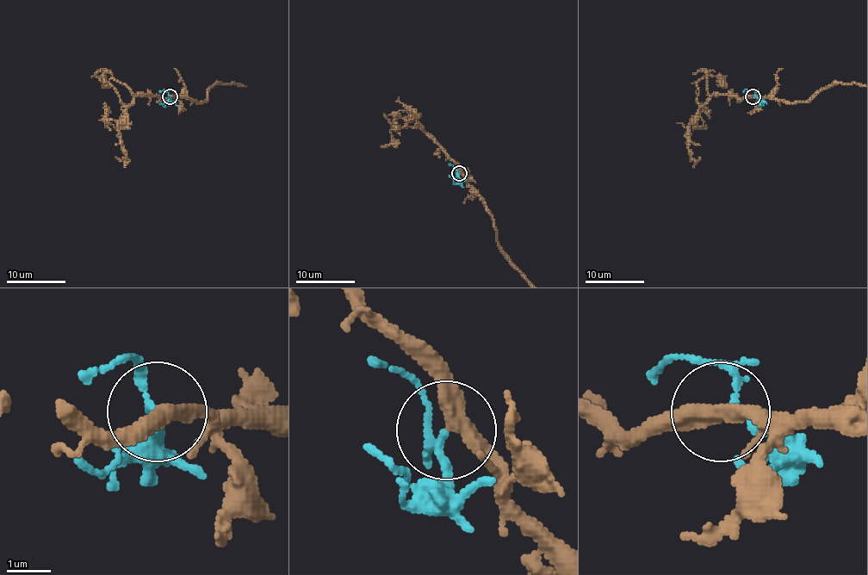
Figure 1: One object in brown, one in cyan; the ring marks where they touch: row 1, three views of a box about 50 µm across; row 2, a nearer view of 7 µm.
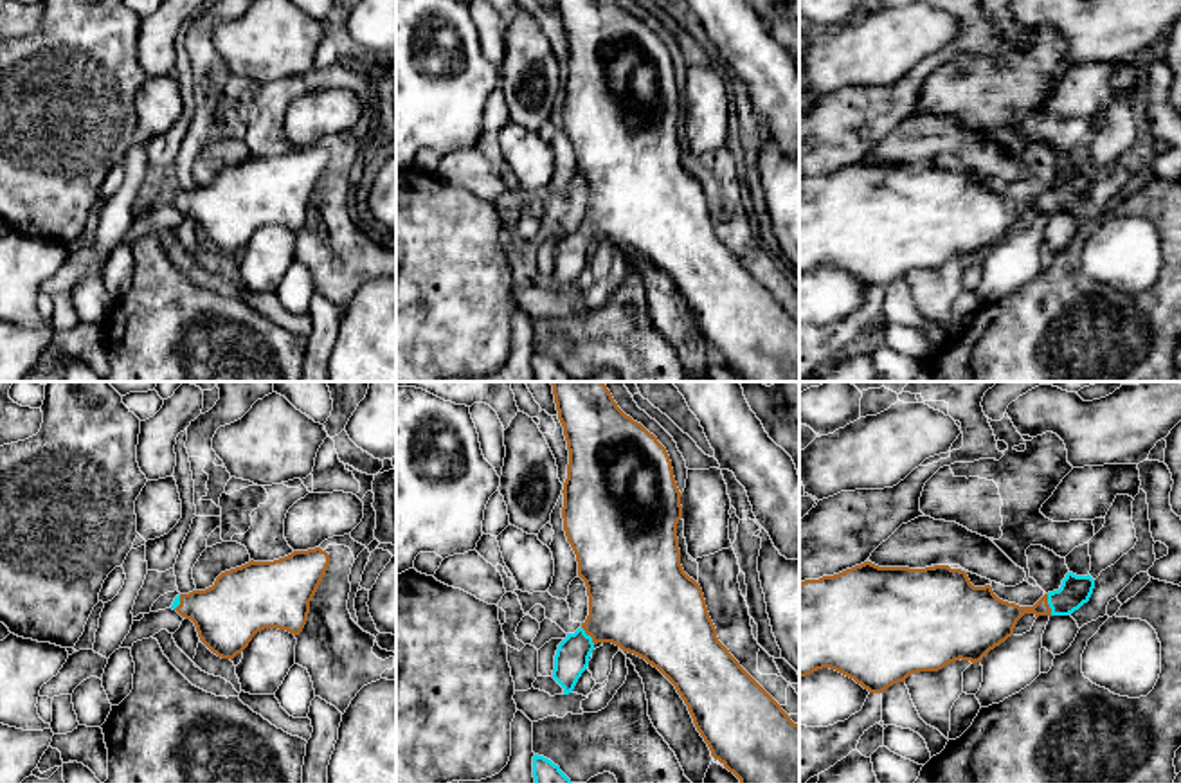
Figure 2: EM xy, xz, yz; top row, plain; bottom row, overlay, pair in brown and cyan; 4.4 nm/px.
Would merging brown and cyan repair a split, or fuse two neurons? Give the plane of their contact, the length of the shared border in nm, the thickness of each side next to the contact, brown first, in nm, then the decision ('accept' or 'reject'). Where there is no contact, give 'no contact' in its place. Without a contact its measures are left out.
yz | 100 nm | 190/140 nm | accept

